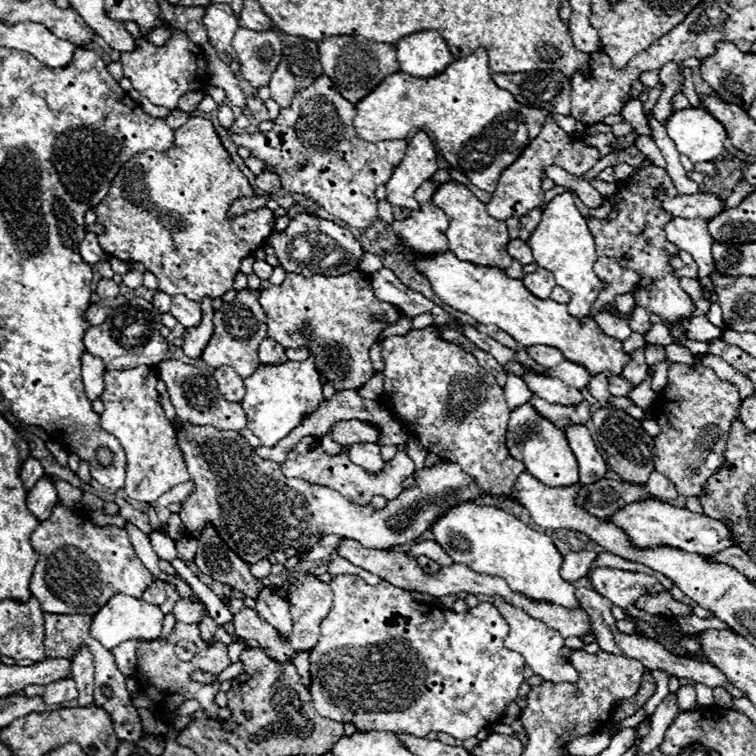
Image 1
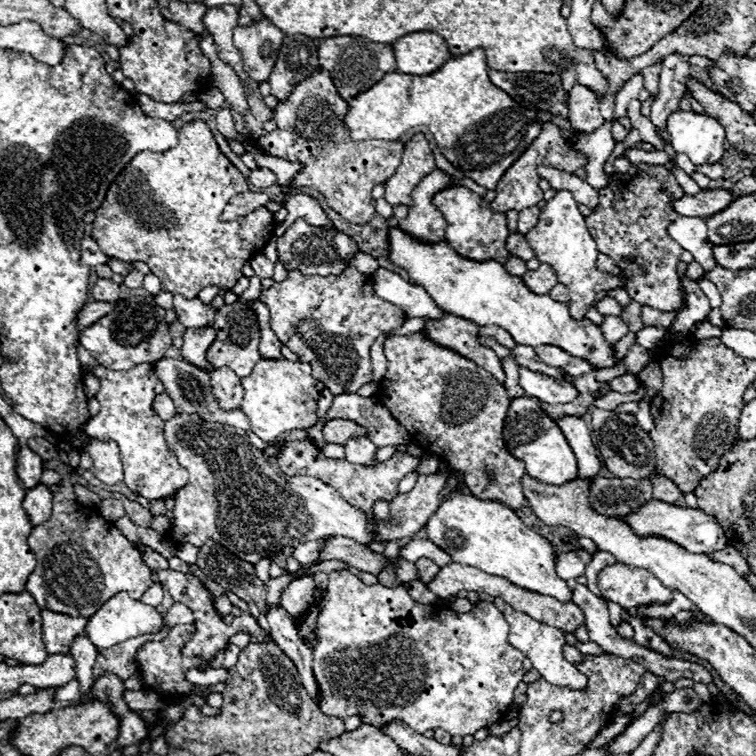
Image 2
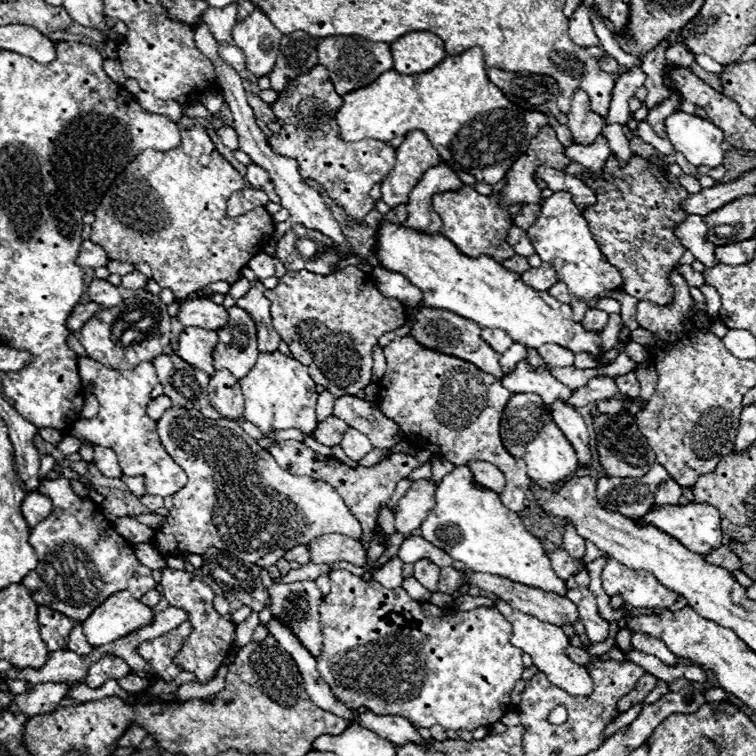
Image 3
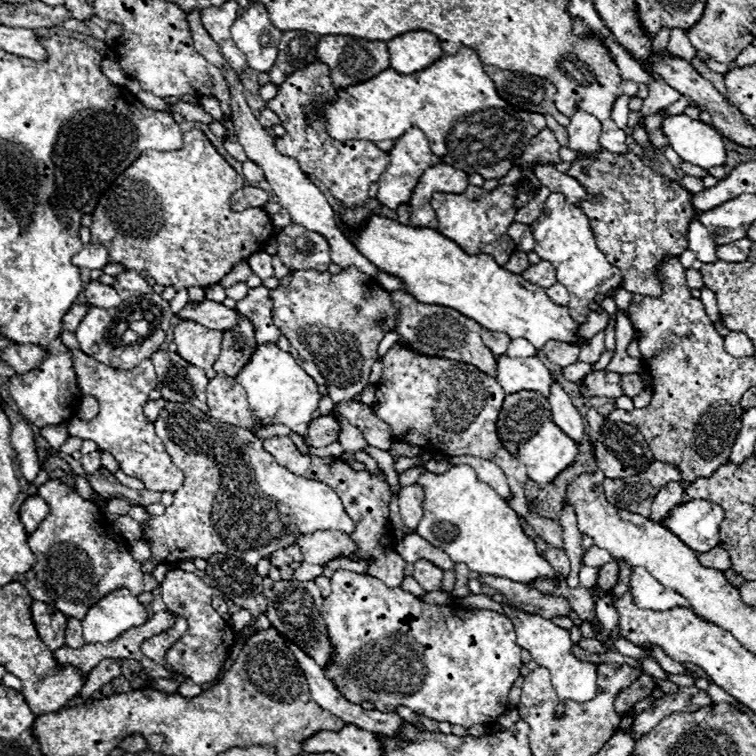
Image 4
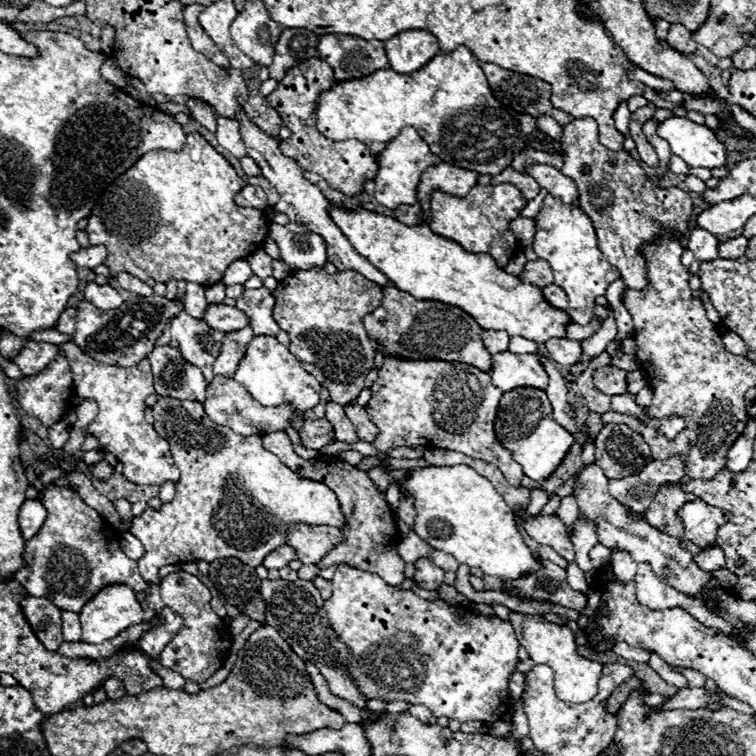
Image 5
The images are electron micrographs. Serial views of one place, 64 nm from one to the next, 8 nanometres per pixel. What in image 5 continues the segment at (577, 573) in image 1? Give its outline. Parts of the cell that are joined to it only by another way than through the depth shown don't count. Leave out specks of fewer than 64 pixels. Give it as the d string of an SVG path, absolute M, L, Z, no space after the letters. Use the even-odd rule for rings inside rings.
M540 546L538 554L540 554L540 558L544 558L544 560L550 560L550 562L554 562L554 564L560 564L564 570L568 568L568 562L566 562L556 550L552 550L552 548L548 548L548 546Z

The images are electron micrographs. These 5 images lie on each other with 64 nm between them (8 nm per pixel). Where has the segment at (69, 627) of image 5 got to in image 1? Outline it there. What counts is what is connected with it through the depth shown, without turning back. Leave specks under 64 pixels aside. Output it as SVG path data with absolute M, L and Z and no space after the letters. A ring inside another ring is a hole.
M88 650L76 654L72 662L72 680L76 682L76 688L80 692L78 704L80 706L94 704L94 662Z

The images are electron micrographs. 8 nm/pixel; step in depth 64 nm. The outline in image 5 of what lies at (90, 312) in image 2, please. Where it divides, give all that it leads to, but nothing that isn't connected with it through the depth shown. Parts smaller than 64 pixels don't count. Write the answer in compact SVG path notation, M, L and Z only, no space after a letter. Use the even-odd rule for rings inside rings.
M66 308L58 320L58 326L56 330L58 332L64 332L64 334L74 334L74 328L76 328L76 314L78 314L78 308Z

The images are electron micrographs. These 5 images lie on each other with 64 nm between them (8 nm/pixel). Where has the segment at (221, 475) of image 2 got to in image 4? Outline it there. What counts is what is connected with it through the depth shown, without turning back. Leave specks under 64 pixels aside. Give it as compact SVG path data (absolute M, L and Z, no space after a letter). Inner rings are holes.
M168 402L154 426L166 452L184 472L184 486L174 494L174 504L168 506L162 516L150 516L150 522L146 524L144 542L150 546L158 564L192 558L208 560L212 554L222 552L234 554L256 566L260 558L292 546L302 534L318 530L340 530L344 534L352 534L356 530L356 524L346 514L342 500L328 484L296 476L282 468L276 458L262 448L262 440L254 438L248 430L232 428L232 424L220 424L220 420L212 420L212 416L206 416L196 406L180 402ZM418 484L404 486L400 490L400 516L408 530L416 530L422 518L422 502L424 502L424 488Z

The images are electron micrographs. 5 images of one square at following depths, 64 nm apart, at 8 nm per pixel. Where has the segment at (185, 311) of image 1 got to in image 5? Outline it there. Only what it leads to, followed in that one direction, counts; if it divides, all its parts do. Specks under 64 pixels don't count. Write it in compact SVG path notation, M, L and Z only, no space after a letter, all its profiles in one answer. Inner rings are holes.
M208 304L202 320L220 332L234 332L250 324L250 320L240 312L236 306L226 306L226 304Z

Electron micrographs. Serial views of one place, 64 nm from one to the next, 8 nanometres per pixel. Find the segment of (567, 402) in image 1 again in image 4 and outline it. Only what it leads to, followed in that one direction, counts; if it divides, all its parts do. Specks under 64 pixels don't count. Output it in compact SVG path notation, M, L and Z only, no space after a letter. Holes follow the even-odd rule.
M498 356L496 382L504 388L506 394L532 390L532 392L540 392L546 398L550 396L550 388L554 384L552 374L538 356L514 358L514 360L506 356Z

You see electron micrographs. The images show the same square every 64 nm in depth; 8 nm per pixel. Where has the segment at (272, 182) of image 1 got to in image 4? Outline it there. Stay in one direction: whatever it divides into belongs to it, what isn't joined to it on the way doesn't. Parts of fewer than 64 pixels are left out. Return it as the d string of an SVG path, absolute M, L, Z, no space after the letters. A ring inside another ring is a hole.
M246 160L246 162L244 162L244 176L246 176L246 180L250 180L250 182L262 182L262 180L264 180L262 168L256 166L252 160Z

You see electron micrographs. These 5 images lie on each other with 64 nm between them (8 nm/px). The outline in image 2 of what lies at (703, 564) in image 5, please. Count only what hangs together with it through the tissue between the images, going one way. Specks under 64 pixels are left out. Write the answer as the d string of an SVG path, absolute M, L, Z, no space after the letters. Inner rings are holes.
M726 546L720 552L712 552L712 556L708 556L708 558L714 560L714 562L722 562L722 564L728 564L728 566L736 568L736 572L740 572L742 576L750 574L748 560L736 548L732 548L732 546Z

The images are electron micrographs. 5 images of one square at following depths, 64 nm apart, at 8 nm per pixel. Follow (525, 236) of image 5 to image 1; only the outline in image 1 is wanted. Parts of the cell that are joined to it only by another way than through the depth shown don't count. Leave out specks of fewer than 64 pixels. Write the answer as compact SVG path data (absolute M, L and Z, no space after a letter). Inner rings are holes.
M520 238L518 240L510 240L508 242L508 254L518 260L522 266L526 264L532 264L534 258L532 258L532 252L530 252L530 246L526 242L522 242Z

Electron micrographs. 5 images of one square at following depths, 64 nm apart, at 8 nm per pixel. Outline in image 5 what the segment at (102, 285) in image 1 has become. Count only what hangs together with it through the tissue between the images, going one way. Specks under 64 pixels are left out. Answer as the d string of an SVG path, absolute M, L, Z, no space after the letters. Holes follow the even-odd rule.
M90 282L86 284L86 290L84 290L84 298L86 302L94 304L96 308L100 310L112 310L112 308L118 308L124 300L120 298L120 294L112 288L112 286L98 286L96 282Z

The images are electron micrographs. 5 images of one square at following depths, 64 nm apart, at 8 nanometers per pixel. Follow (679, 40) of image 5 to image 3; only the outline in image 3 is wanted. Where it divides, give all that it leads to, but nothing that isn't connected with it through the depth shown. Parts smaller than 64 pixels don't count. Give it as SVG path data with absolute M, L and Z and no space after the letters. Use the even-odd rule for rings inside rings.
M678 36L678 38L674 40L674 44L666 50L666 66L670 66L670 68L678 68L678 66L690 68L692 62L694 62L694 54L688 52L688 50L682 46L680 36Z

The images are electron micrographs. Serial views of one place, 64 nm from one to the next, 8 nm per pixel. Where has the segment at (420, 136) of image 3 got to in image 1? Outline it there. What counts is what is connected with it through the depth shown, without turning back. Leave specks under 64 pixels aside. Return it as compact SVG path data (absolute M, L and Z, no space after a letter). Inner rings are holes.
M418 132L410 142L408 150L396 168L394 176L386 182L386 200L392 206L402 206L410 210L420 210L420 204L414 198L414 192L434 176L438 170L436 152L428 134Z

